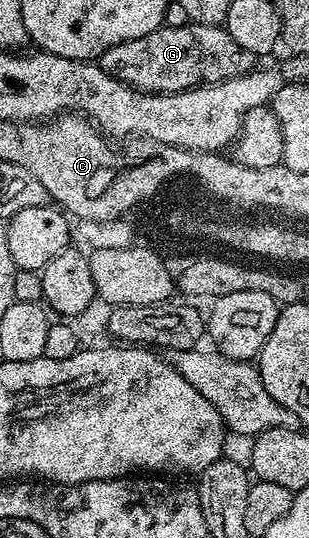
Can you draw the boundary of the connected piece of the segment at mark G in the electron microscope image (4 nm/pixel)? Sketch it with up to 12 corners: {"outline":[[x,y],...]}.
{"outline":[[163,25],[98,64],[144,92],[249,73],[227,28]]}

